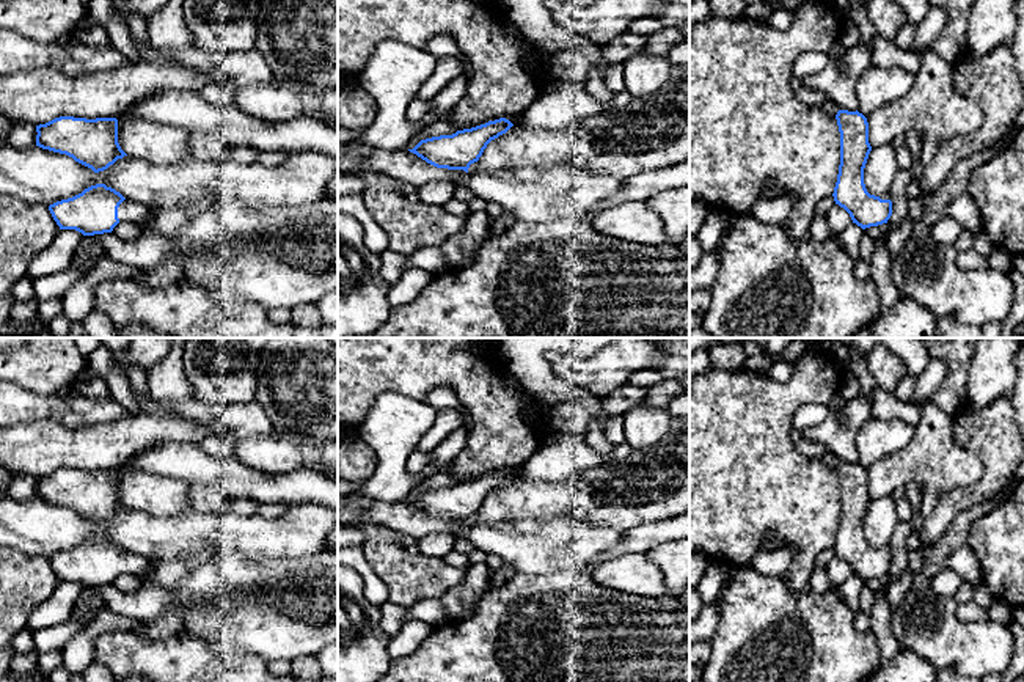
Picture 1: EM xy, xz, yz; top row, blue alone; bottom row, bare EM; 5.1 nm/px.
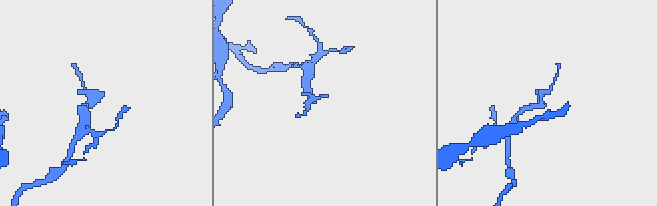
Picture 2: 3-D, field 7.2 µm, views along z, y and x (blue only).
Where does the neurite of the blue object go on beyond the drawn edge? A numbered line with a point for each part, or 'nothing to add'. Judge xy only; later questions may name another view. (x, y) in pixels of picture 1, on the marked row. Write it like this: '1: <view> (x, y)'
1: xy (129, 211)

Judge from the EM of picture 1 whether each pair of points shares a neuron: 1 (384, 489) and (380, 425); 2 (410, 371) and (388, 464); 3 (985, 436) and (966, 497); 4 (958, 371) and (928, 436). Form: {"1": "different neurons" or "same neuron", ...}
{"1": "same neuron", "2": "different neurons", "3": "same neuron", "4": "different neurons"}

